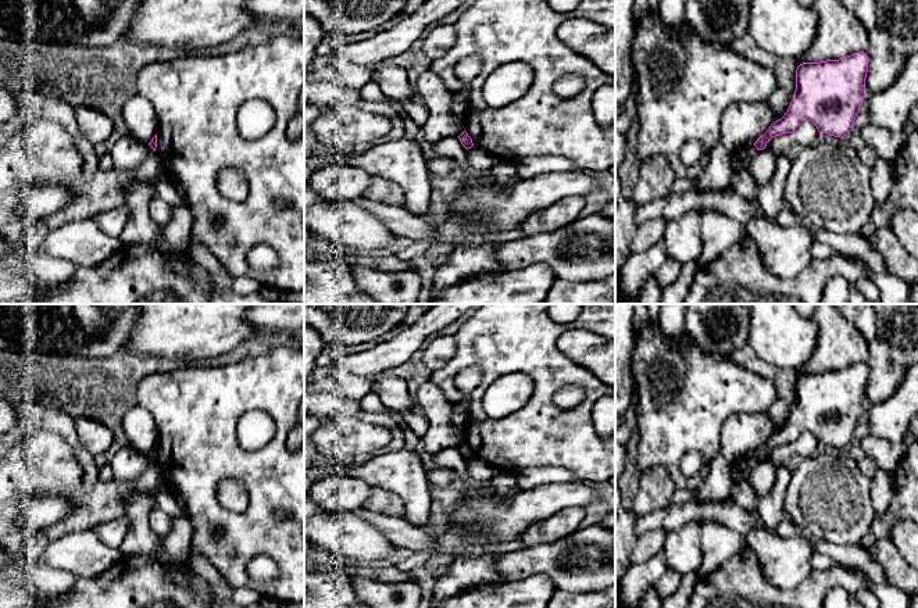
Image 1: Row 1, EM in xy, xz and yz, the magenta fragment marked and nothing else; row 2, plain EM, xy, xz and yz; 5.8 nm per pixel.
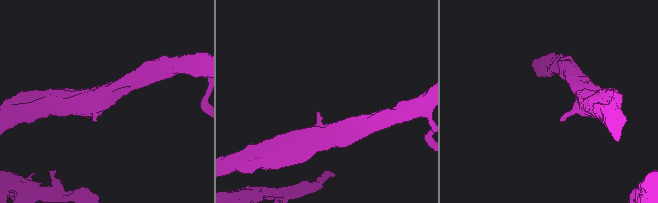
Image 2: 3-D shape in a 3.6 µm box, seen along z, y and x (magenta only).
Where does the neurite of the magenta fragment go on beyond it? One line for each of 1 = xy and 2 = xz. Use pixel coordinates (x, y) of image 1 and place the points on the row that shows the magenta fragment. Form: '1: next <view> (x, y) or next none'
1: next none
2: next none

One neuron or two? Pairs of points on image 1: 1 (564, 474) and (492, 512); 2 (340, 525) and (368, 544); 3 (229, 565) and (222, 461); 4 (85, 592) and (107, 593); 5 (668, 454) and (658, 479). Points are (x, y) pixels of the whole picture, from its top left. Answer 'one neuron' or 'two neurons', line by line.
1: two neurons
2: one neuron
3: one neuron
4: one neuron
5: two neurons

